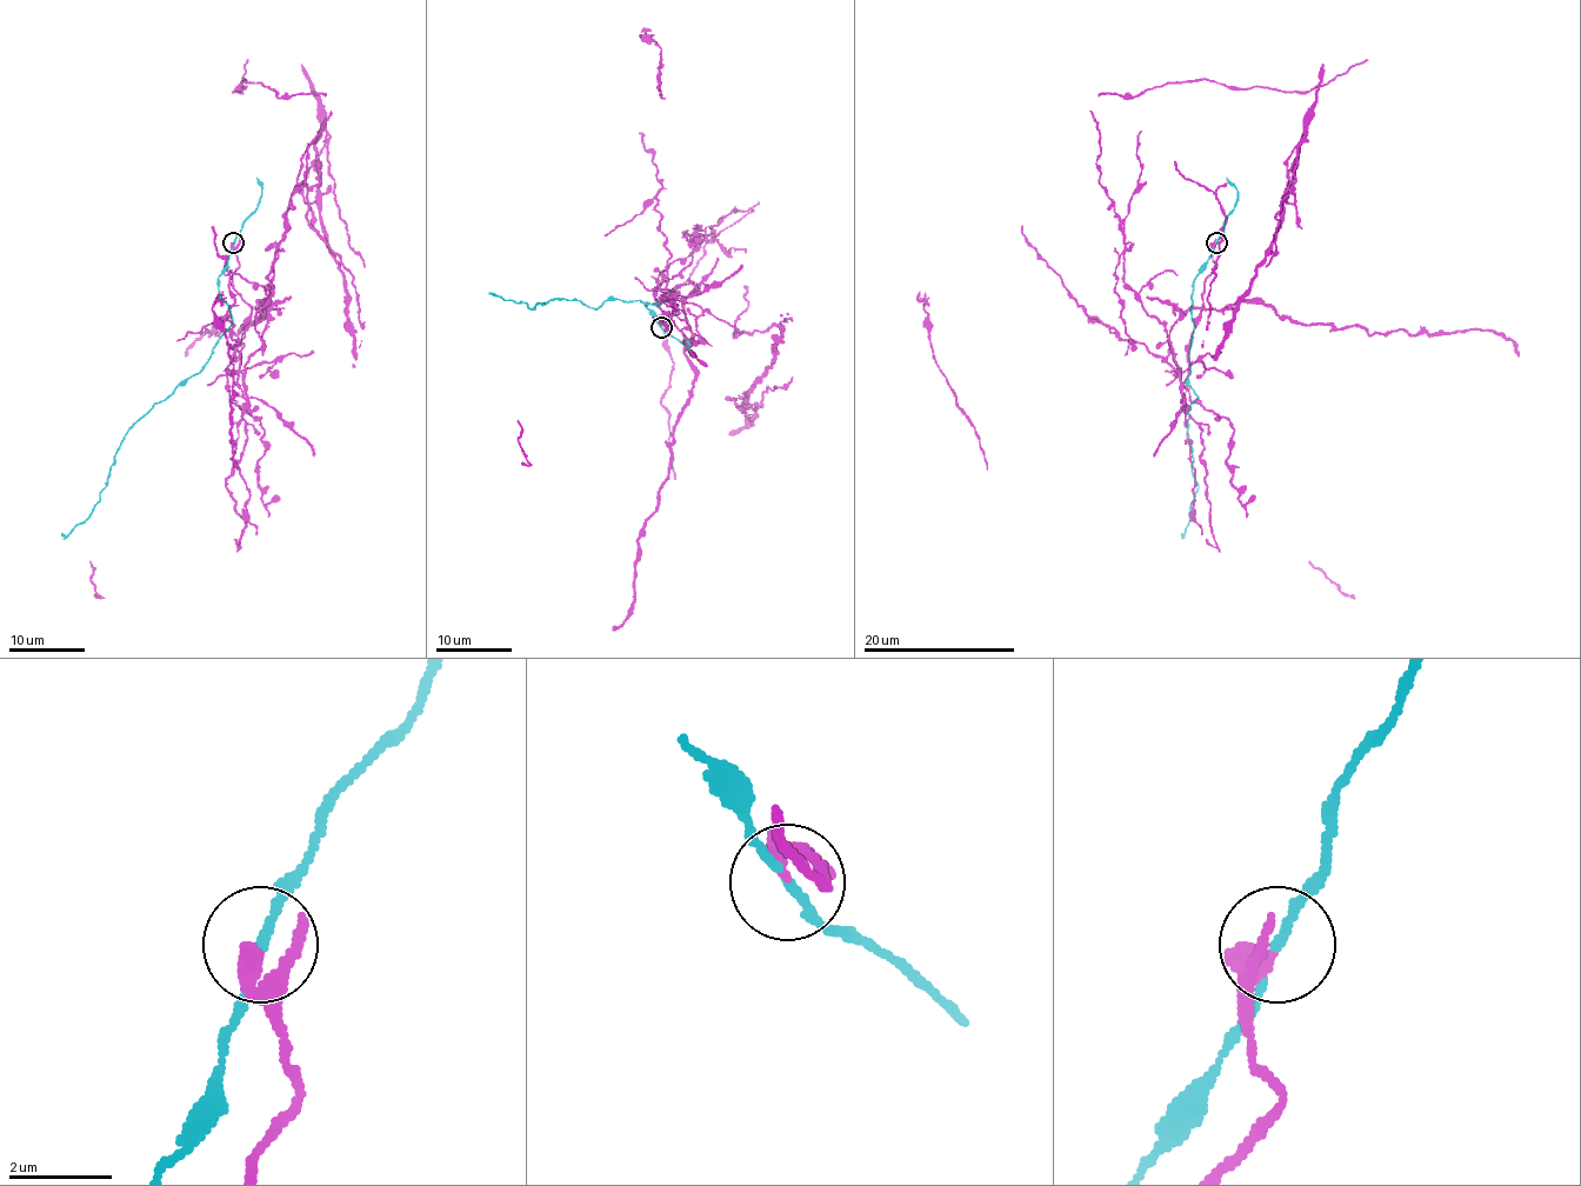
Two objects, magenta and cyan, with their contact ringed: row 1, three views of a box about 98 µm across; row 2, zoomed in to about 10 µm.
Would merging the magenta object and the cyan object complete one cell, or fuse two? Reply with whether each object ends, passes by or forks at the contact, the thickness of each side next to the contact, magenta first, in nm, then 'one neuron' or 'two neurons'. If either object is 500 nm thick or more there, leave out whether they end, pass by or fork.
magenta ends there; cyan passes by; 400 nm thick on the magenta side, 130 nm on the other; two neurons

